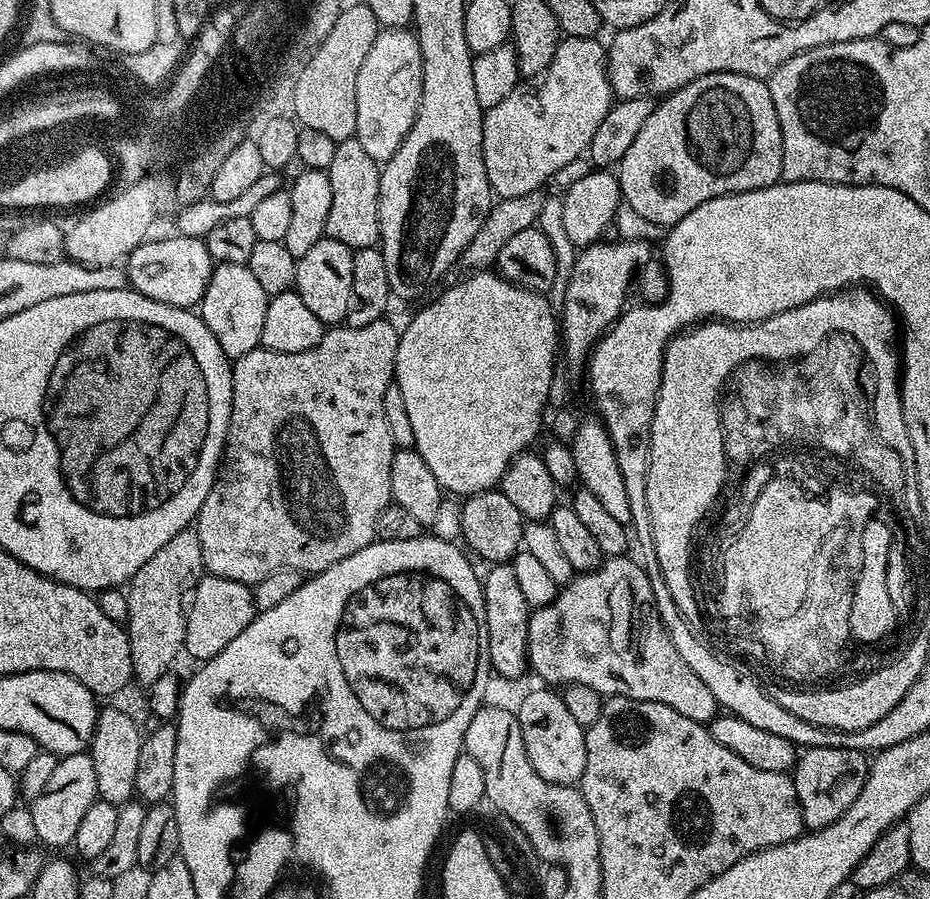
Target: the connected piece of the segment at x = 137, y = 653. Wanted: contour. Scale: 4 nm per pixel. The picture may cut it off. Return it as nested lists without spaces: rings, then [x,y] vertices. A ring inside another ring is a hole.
[[[185,530],[174,534],[146,566],[138,570],[126,585],[126,595],[128,597],[128,619],[126,621],[126,631],[130,642],[130,658],[132,659],[132,675],[135,683],[147,686],[158,682],[162,674],[166,674],[173,667],[179,656],[184,652],[184,635],[186,634],[186,605],[190,597],[196,590],[196,583],[200,577],[205,575],[206,569],[202,562],[202,546],[198,542],[195,531]]]

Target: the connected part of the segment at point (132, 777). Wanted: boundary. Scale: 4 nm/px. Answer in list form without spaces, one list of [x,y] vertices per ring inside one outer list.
[[[101,707],[96,716],[95,734],[88,747],[94,762],[95,786],[99,799],[120,807],[135,797],[138,772],[138,756],[141,753],[142,730],[137,722],[124,711]]]

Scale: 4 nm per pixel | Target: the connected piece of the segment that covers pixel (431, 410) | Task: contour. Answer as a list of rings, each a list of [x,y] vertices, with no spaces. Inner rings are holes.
[[[495,270],[474,272],[463,278],[465,280],[450,285],[441,296],[434,297],[405,328],[402,328],[396,351],[394,382],[398,390],[402,390],[402,399],[406,402],[406,414],[410,417],[410,427],[414,430],[416,451],[422,454],[422,458],[426,458],[426,466],[430,466],[434,478],[438,478],[445,493],[457,492],[460,498],[467,498],[475,496],[477,492],[495,489],[512,465],[513,458],[533,447],[532,443],[540,432],[540,423],[544,420],[544,414],[546,415],[552,372],[558,367],[558,316],[547,295],[513,284]]]

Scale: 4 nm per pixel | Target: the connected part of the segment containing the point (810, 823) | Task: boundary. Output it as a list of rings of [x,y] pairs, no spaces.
[[[818,746],[805,748],[796,757],[796,766],[790,775],[798,802],[802,810],[805,829],[815,830],[830,826],[862,794],[862,786],[868,777],[869,757],[858,750],[848,750],[846,746]]]

